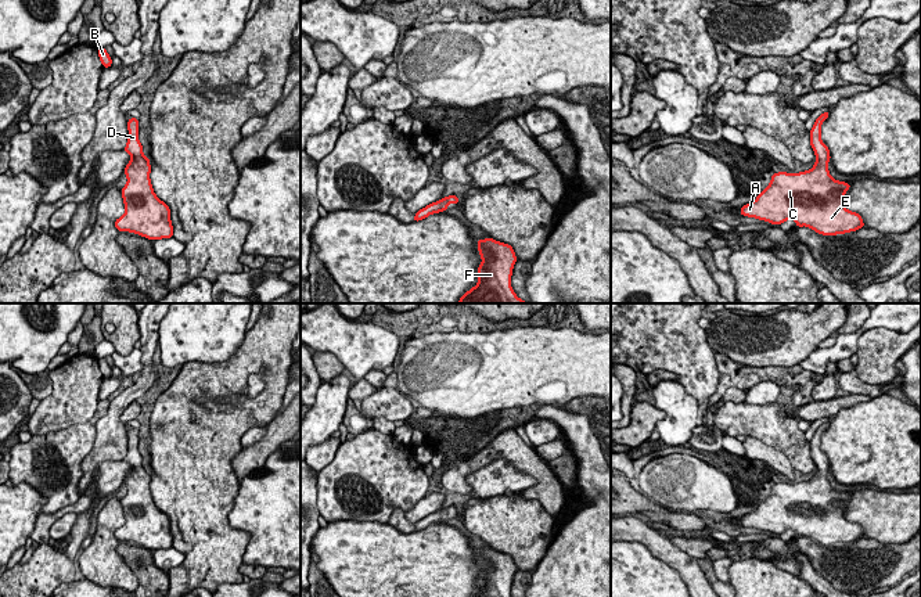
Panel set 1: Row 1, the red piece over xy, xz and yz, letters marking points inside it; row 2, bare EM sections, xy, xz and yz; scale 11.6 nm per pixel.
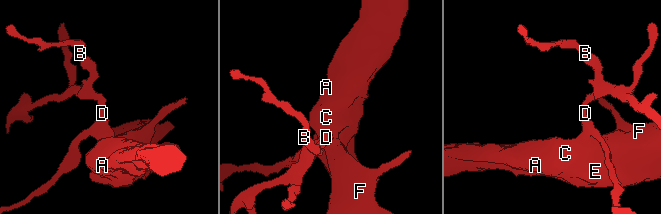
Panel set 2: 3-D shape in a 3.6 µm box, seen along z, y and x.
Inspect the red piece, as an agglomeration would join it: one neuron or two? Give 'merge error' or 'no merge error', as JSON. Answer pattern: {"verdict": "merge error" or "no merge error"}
{"verdict": "no merge error"}

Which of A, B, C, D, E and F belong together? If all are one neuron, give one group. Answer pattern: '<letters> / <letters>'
A B C D E F

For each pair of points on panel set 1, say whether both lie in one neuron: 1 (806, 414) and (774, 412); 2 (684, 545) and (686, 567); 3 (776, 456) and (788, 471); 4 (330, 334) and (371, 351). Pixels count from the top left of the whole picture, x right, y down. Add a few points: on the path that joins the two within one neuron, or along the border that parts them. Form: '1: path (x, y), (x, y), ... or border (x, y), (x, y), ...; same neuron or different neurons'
1: border (788, 413), (797, 420); different neurons
2: border (669, 539), (697, 558); different neurons
3: path (777, 460), (784, 467); same neuron
4: path (340, 335), (362, 346); same neuron

